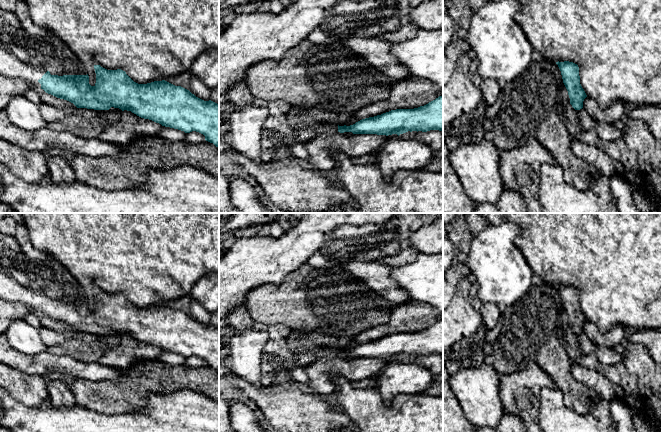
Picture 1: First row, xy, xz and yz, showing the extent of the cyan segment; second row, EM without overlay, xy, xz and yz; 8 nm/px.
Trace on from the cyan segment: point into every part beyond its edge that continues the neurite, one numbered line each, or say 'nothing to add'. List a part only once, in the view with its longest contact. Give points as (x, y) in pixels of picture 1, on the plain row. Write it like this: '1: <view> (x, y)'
1: xy (23, 280)

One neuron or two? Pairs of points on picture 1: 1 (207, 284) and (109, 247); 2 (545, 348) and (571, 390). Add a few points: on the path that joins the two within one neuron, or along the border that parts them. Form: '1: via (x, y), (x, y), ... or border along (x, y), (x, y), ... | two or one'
1: border along (208, 273), (197, 281), (188, 294) | two
2: via (555, 358), (564, 367), (568, 380) | one

